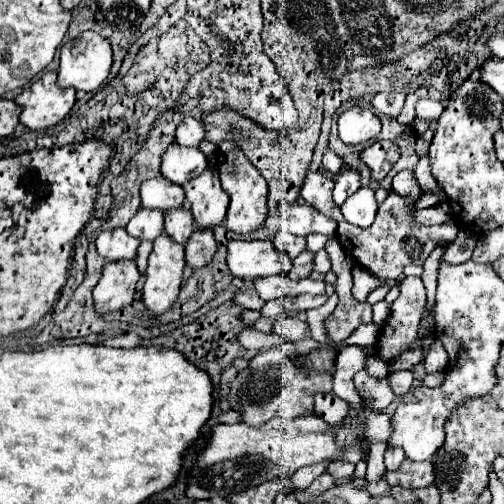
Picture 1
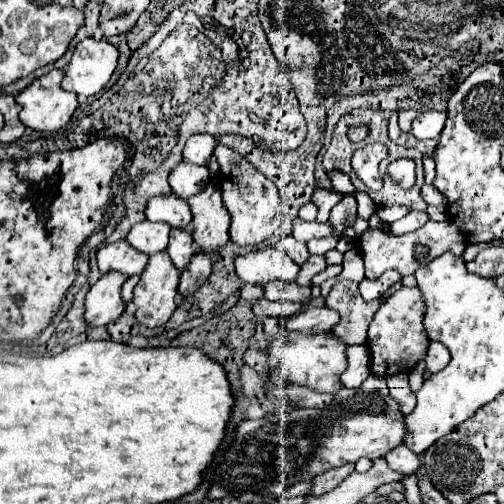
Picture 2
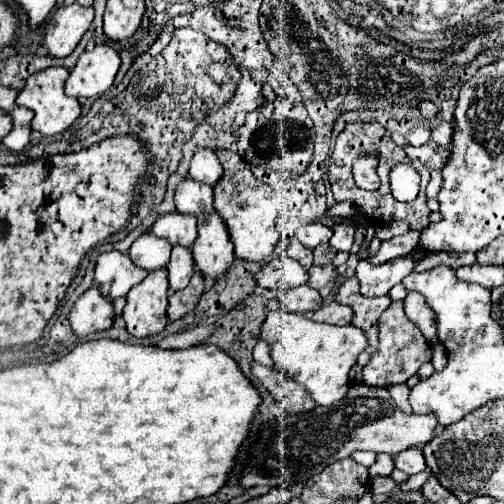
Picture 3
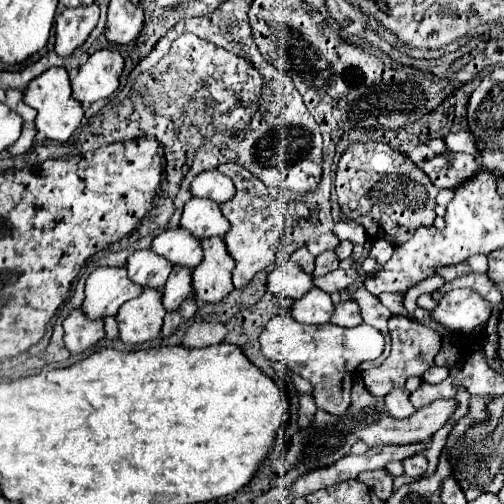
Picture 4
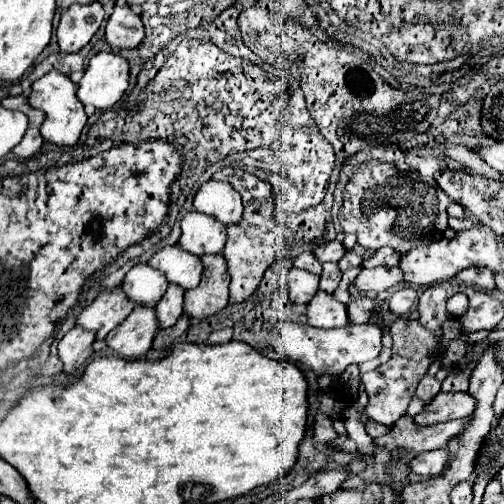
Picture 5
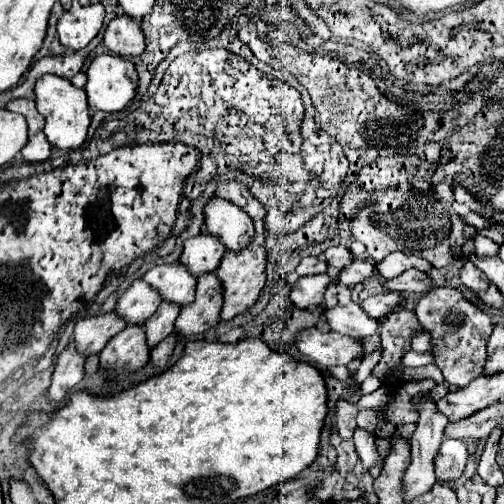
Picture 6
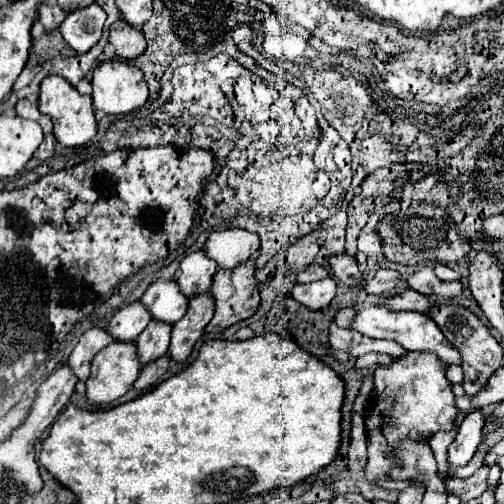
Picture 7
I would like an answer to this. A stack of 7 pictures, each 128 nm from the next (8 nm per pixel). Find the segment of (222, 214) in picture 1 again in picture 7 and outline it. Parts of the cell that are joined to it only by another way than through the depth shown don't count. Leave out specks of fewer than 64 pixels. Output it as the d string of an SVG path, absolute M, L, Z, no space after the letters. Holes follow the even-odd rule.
M206 292L204 296L194 296L190 300L186 316L172 326L172 342L168 354L174 362L184 362L190 356L196 340L202 338L204 328L212 320L212 316L214 316L214 300L210 292Z

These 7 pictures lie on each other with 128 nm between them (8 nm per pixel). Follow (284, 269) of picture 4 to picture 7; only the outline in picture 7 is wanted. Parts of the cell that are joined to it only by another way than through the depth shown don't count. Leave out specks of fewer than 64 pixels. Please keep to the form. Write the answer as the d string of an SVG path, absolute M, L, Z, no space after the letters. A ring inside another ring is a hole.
M330 276L324 280L316 280L314 284L296 284L292 288L292 298L310 310L330 306L334 296L336 296L336 282Z

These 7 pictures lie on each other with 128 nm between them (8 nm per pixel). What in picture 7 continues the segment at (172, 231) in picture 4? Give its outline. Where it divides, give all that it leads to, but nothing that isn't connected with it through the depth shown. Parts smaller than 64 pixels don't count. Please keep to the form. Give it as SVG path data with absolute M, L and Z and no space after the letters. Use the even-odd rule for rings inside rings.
M154 280L142 296L144 306L150 310L152 318L176 324L188 310L188 298L180 292L176 280Z

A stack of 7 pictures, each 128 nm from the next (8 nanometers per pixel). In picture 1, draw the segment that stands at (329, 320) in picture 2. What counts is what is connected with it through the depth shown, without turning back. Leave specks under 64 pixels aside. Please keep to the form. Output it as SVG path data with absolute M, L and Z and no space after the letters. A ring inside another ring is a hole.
M282 316L282 318L274 320L272 334L282 336L288 342L296 342L296 340L302 340L308 336L308 324L304 320L300 320L298 316Z

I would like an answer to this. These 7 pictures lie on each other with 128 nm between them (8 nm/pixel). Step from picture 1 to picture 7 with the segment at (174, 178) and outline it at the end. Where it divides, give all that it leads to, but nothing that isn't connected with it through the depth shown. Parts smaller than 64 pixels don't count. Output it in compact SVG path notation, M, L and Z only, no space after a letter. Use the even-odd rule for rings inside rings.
M196 250L192 254L188 254L182 264L180 264L180 272L178 272L178 284L182 288L182 292L192 298L194 294L202 294L208 292L208 288L212 286L212 276L216 272L218 264L206 256L204 250Z

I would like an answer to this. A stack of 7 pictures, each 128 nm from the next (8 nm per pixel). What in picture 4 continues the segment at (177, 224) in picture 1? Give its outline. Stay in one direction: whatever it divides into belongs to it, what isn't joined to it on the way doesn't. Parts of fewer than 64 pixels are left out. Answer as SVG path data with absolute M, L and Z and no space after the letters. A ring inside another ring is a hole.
M172 268L164 286L164 308L176 310L192 294L192 272L188 268Z

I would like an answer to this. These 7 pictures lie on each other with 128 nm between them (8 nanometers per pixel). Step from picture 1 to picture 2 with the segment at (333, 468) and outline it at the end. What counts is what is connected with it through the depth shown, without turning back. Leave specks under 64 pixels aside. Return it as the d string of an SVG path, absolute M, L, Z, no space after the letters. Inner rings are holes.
M346 464L346 466L340 466L340 468L334 468L334 470L328 470L320 476L314 478L314 488L312 488L312 496L320 496L320 494L326 494L330 490L334 490L346 476L350 476L354 472L354 464Z

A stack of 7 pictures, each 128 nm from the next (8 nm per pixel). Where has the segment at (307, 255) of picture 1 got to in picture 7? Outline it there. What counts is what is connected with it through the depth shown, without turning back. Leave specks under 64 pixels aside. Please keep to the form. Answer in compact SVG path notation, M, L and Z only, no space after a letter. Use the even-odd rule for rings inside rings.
M430 266L418 268L412 276L406 280L408 288L426 294L426 296L440 296L440 298L454 298L462 294L462 284L460 282L444 282L438 280L436 274L432 272Z

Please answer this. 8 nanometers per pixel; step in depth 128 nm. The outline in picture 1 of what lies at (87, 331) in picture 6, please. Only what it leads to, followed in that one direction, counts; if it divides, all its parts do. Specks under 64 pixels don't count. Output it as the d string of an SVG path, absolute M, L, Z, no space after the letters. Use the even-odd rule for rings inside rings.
M126 228L116 230L102 230L96 238L96 250L100 256L104 256L108 262L122 260L122 258L136 258L136 248L140 240L134 236L128 236Z

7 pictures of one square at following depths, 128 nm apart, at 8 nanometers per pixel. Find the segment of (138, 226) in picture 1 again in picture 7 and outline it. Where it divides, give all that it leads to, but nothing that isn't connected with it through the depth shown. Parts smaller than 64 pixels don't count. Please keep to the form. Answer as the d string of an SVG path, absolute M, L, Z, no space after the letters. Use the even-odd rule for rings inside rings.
M136 300L132 304L116 310L106 330L114 336L114 340L132 342L132 340L136 340L136 336L142 332L142 328L150 320L152 318L148 316L148 310L144 308L144 304L140 304L140 300Z

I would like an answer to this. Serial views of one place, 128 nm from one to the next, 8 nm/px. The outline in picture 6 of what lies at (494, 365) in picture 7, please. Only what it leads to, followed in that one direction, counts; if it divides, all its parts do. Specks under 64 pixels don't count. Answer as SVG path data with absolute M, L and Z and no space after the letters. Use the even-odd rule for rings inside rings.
M442 286L428 290L416 304L416 316L424 330L432 336L434 366L438 366L444 378L462 388L482 374L486 360L486 342L494 330L494 318L468 302L458 288Z

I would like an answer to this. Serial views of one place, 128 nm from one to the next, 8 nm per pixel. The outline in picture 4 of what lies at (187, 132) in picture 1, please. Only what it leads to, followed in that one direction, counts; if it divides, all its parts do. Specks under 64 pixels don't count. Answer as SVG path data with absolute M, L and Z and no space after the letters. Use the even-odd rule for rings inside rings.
M218 168L204 170L192 180L192 194L194 196L212 198L218 204L230 200L234 196L234 192L236 192L236 188L234 188L232 180L224 174L220 174Z

